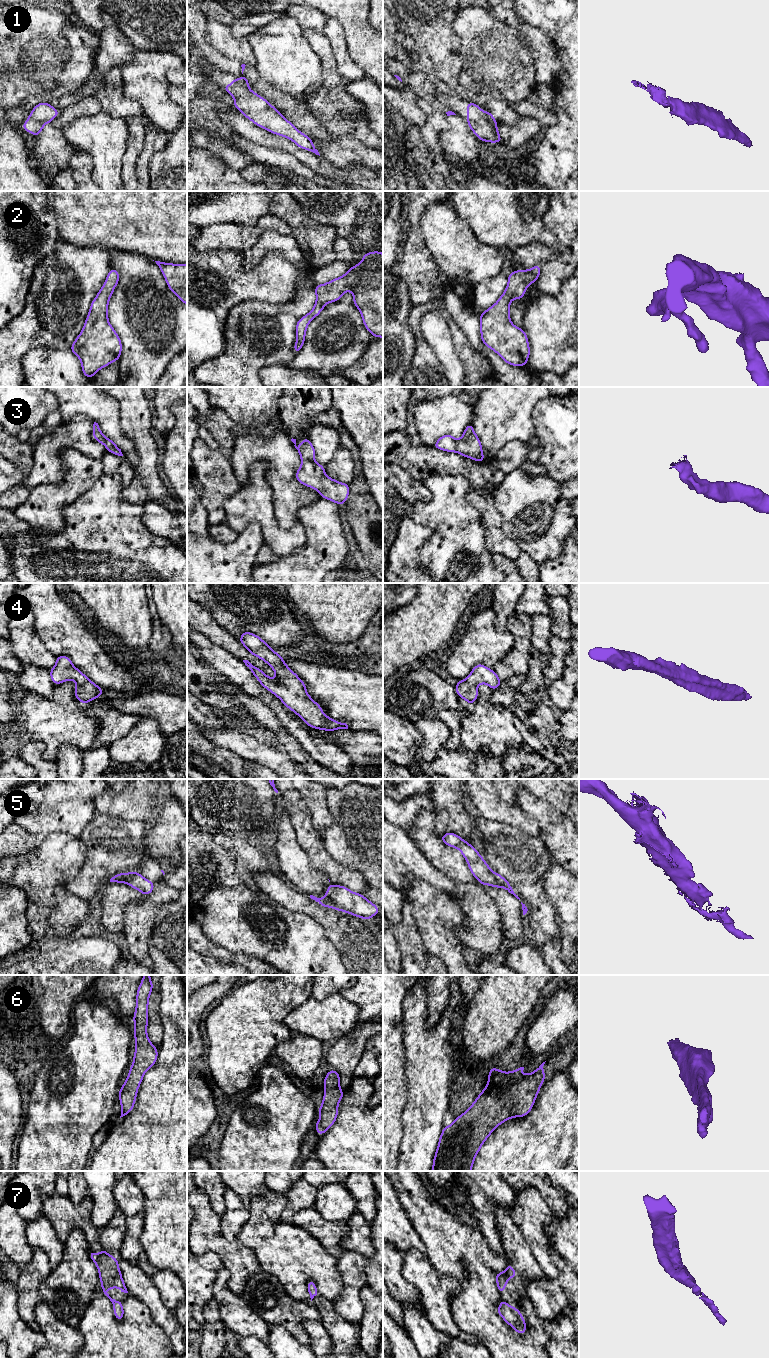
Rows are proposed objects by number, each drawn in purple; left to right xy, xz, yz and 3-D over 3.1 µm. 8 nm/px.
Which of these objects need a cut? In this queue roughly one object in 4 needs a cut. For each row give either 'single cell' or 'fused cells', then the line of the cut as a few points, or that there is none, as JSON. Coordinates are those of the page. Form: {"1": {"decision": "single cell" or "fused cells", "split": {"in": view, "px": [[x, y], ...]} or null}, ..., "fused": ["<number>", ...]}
{"1": {"decision": "single cell", "split": null}, "2": {"decision": "single cell", "split": null}, "3": {"decision": "single cell", "split": null}, "4": {"decision": "single cell", "split": null}, "5": {"decision": "single cell", "split": null}, "6": {"decision": "single cell", "split": null}, "7": {"decision": "single cell", "split": null}, "fused": []}

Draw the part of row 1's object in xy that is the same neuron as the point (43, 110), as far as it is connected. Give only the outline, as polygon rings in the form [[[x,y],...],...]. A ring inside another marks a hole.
[[[38,103],[30,112],[28,119],[21,128],[37,137],[46,123],[52,123],[53,118],[60,114],[60,111],[52,107],[49,103]]]

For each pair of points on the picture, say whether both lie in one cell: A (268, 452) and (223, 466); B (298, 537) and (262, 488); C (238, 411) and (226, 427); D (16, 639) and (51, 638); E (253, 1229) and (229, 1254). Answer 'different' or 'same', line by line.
A: different
B: same
C: different
D: different
E: different

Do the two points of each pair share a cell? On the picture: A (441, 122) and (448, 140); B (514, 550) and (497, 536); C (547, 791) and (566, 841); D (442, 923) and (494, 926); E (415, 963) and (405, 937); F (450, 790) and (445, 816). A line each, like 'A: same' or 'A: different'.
A: different
B: same
C: different
D: different
E: same
F: same

